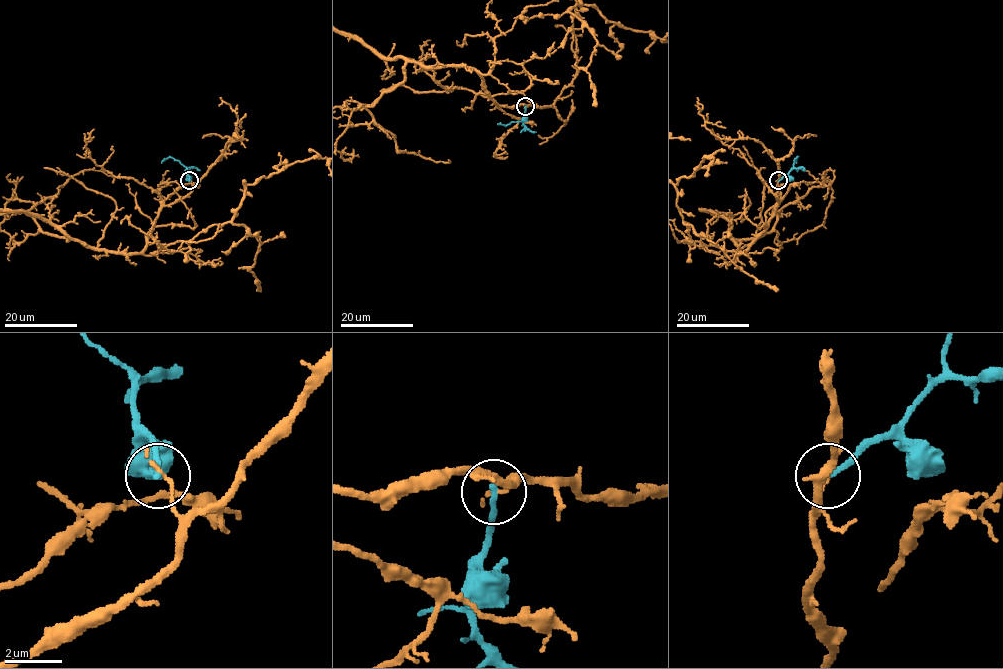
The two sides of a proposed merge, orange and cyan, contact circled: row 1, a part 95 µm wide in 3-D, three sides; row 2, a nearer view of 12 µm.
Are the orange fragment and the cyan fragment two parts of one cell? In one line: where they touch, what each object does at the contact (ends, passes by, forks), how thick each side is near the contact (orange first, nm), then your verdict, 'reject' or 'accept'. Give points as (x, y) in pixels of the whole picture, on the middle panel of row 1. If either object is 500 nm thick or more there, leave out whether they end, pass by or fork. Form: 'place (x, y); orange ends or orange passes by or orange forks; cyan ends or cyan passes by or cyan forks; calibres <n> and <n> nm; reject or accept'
place (525, 106); orange ends; cyan ends; calibres 150 and 200 nm; reject

